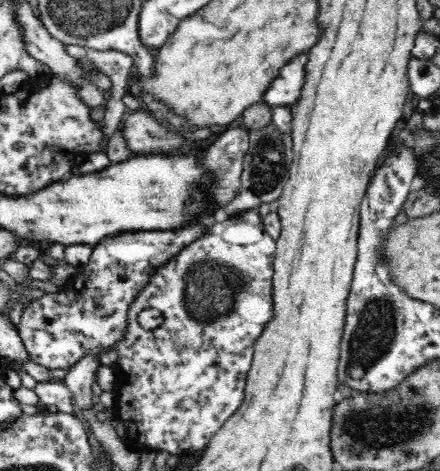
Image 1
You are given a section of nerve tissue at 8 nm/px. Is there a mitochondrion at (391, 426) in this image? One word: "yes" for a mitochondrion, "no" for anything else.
yes

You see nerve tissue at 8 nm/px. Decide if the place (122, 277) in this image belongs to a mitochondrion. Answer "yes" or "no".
no

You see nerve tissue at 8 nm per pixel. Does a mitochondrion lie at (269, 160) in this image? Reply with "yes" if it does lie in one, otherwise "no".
yes

